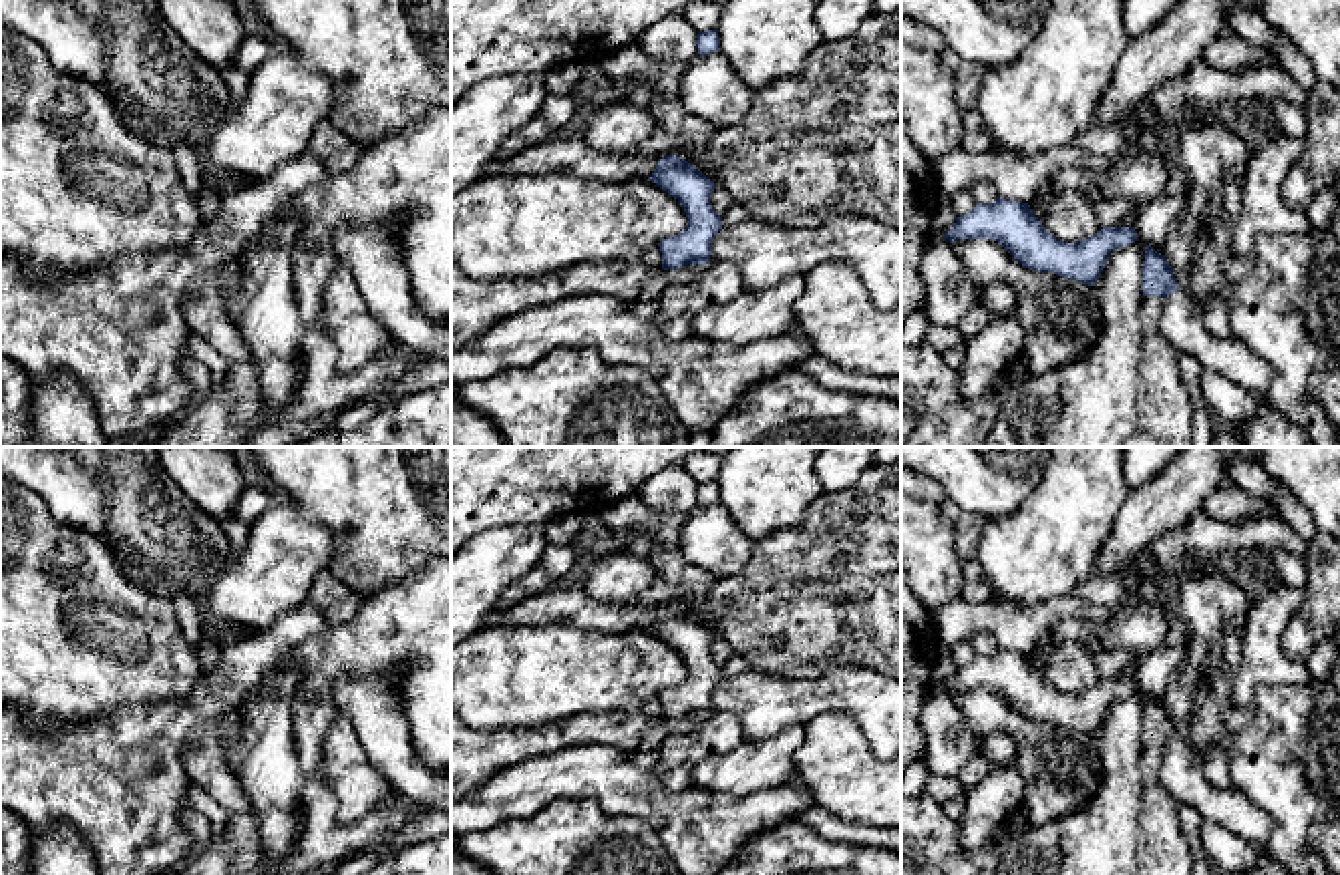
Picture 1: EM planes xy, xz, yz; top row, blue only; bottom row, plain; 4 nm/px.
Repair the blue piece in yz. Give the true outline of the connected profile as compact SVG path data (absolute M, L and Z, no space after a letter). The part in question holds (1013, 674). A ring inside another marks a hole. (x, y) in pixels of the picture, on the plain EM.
M1002 650L980 656L956 668L944 688L950 694L964 690L998 692L1018 714L1038 722L1095 736L1115 700L1139 692L1133 678L1101 678L1080 694L1064 694L1050 686L1028 654Z

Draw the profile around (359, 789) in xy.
M338 712L326 736L320 770L336 797L336 819L342 823L366 817L390 795L390 784L368 764L354 724L344 712Z

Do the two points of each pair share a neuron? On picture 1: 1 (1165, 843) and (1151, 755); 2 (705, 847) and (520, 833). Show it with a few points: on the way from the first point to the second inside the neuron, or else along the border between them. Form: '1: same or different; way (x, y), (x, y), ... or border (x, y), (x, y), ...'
1: same; way (1159, 821), (1151, 777)
2: different; border (620, 817), (638, 817), (668, 853)

